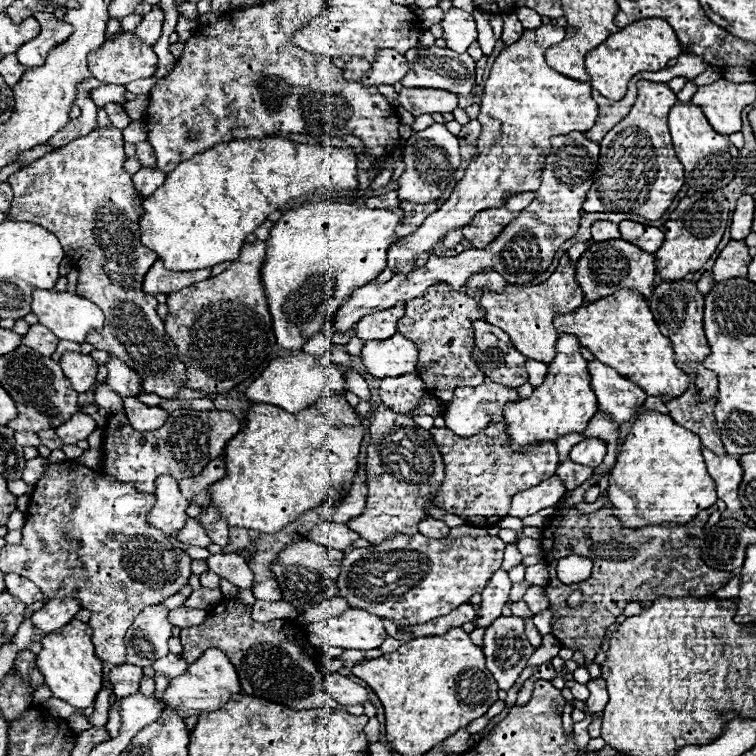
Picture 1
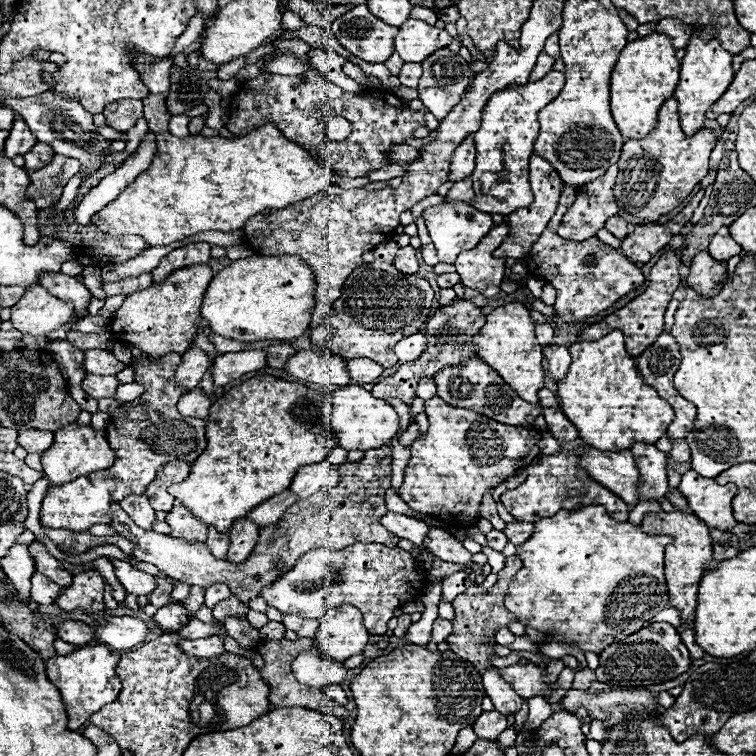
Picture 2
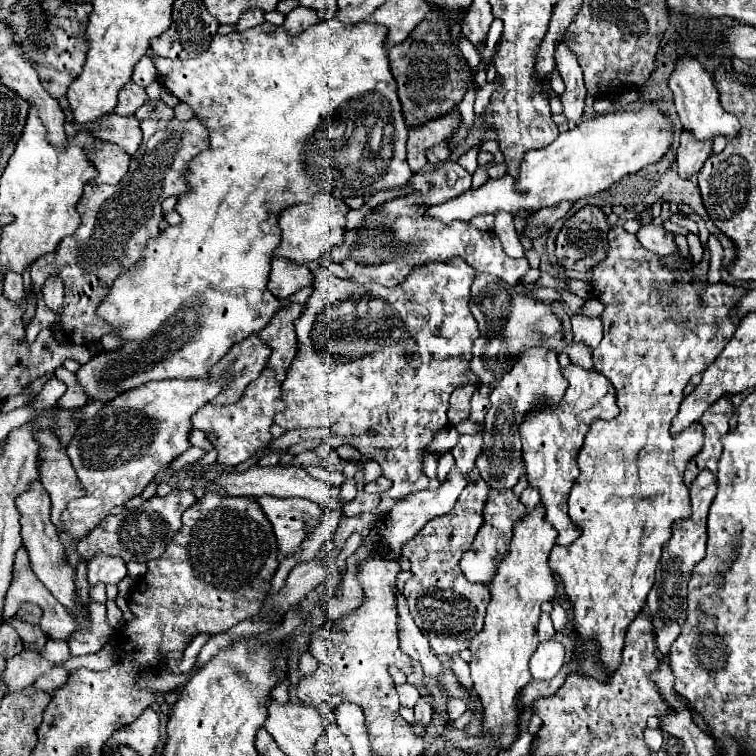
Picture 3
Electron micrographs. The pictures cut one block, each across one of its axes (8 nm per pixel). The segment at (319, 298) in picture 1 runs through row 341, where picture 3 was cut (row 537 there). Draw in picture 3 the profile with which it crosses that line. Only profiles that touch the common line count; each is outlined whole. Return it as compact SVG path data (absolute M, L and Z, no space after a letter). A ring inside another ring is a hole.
M258 498L266 518L274 526L274 534L280 542L282 558L290 558L300 552L300 544L314 532L320 524L322 510L318 504L306 498Z

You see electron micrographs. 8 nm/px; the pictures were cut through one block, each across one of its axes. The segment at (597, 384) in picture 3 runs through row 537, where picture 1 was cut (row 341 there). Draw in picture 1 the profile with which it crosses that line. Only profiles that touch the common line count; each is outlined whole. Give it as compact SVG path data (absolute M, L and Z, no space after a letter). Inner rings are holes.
M562 334L556 344L556 358L548 364L548 374L540 386L534 388L530 398L506 404L504 418L510 426L510 438L514 450L530 442L552 440L556 442L562 434L568 432L584 432L590 418L598 412L596 396L590 388L590 374L588 374L588 360L580 354L578 338L572 334Z

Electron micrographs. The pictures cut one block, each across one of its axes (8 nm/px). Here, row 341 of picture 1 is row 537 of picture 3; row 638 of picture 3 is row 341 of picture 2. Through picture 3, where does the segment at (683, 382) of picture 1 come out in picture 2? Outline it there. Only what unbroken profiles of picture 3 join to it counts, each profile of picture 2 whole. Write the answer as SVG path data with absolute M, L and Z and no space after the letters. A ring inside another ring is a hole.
M620 330L596 342L570 344L572 364L564 380L558 382L558 396L566 418L576 426L580 438L598 450L630 450L636 442L656 444L674 420L672 406L658 392L644 384L636 372L634 358L626 354Z

